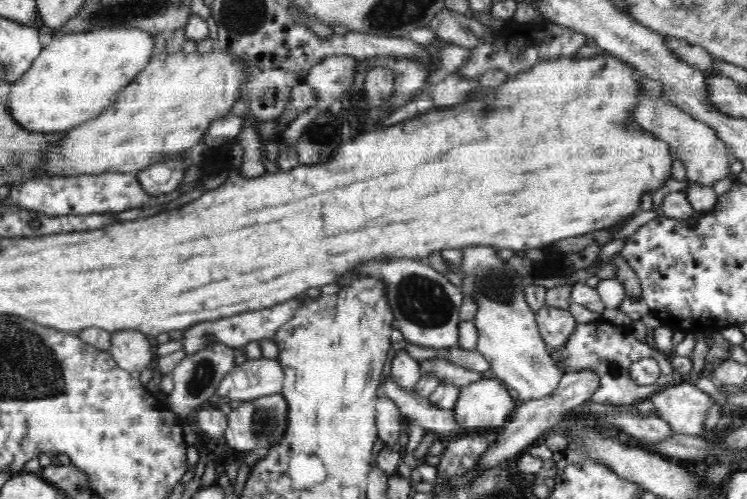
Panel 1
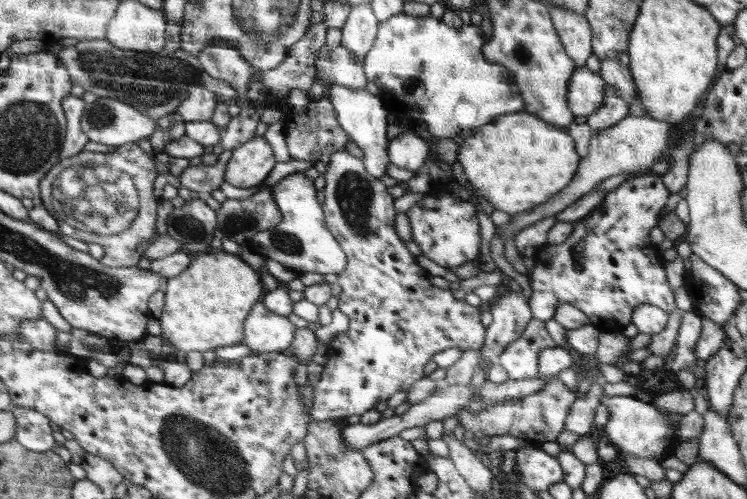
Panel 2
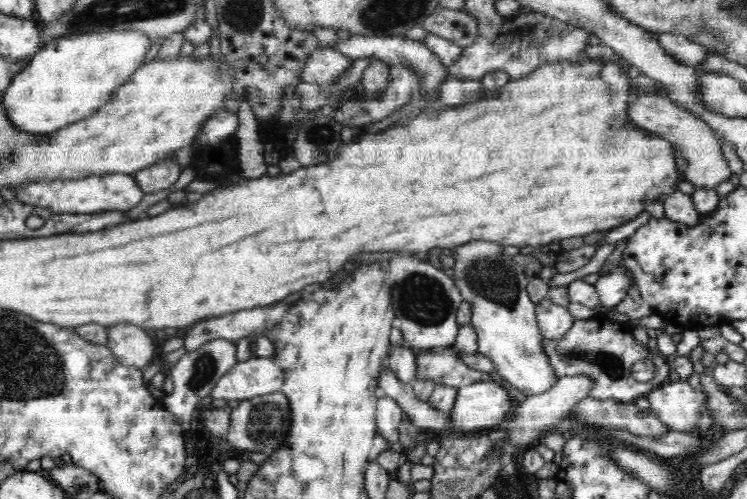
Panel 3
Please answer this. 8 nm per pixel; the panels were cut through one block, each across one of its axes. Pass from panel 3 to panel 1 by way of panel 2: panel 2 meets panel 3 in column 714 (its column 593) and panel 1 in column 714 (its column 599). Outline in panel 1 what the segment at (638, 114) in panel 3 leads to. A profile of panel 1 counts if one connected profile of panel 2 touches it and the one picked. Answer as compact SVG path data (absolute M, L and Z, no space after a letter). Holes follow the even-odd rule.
M641 97L639 103L632 110L635 122L644 130L652 132L656 138L664 140L669 146L670 154L673 160L681 160L686 166L687 182L698 185L713 187L719 180L727 178L731 173L729 149L723 140L716 134L713 128L704 124L701 120L694 119L689 113L677 108L673 103L670 103L665 98L649 98Z

